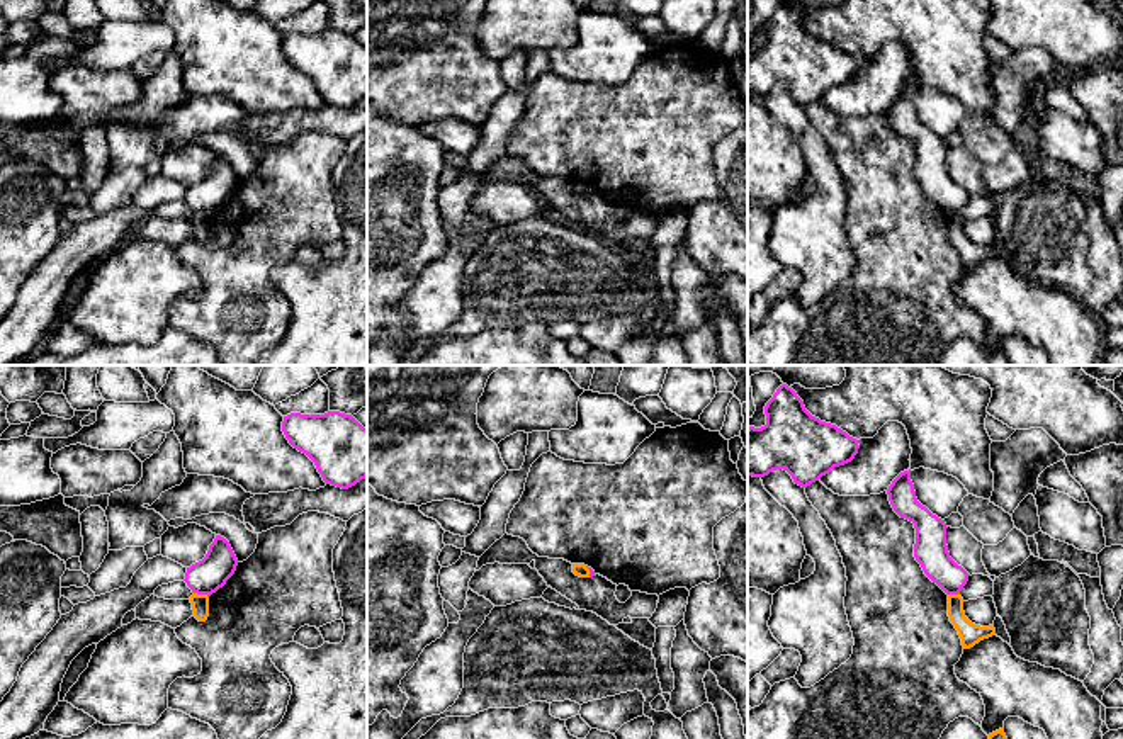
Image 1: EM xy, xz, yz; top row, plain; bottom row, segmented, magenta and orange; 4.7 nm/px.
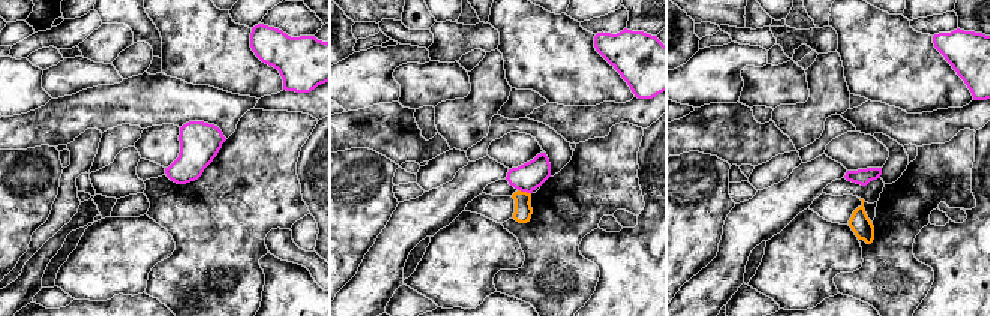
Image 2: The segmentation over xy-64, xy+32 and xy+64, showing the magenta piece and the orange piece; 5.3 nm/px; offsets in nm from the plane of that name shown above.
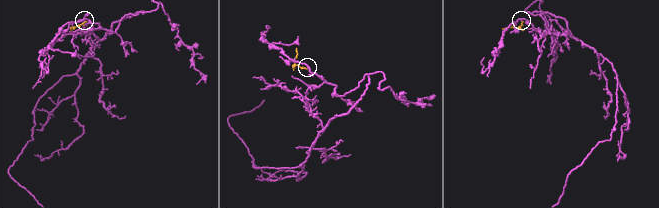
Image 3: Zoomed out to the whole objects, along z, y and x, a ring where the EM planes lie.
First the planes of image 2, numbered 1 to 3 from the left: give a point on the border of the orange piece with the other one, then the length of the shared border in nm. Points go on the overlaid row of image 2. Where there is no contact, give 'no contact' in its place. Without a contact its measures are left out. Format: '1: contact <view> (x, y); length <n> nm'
1: no contact
2: contact xy+32 (524, 190); length 80 nm
3: no contact

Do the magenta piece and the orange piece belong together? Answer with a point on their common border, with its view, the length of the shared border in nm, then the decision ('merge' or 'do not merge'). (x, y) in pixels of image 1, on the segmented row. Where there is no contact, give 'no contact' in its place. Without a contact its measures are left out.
xy (201, 593) | 80 nm | do not merge

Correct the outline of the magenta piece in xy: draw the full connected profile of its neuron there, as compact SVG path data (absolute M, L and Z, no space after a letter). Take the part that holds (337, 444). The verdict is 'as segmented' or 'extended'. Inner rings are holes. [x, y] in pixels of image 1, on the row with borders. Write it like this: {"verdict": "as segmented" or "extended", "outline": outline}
{"verdict": "as segmented", "outline": "M291 413L284 416L282 432L314 462L326 484L348 489L367 477L367 428L352 415Z"}

